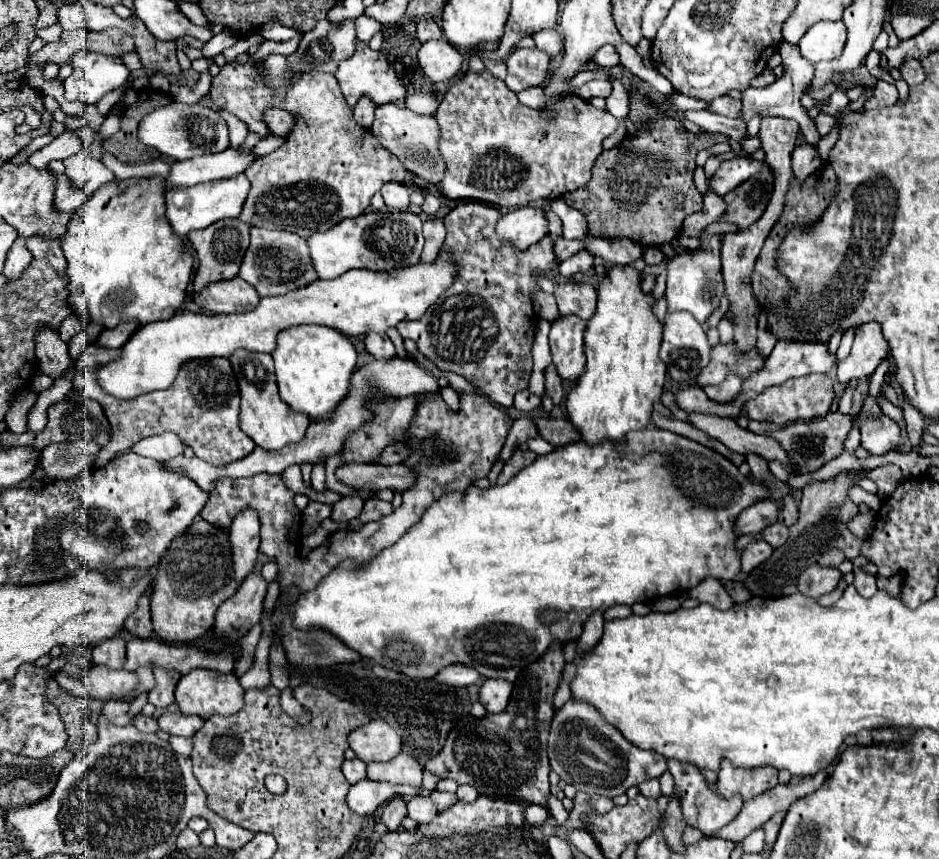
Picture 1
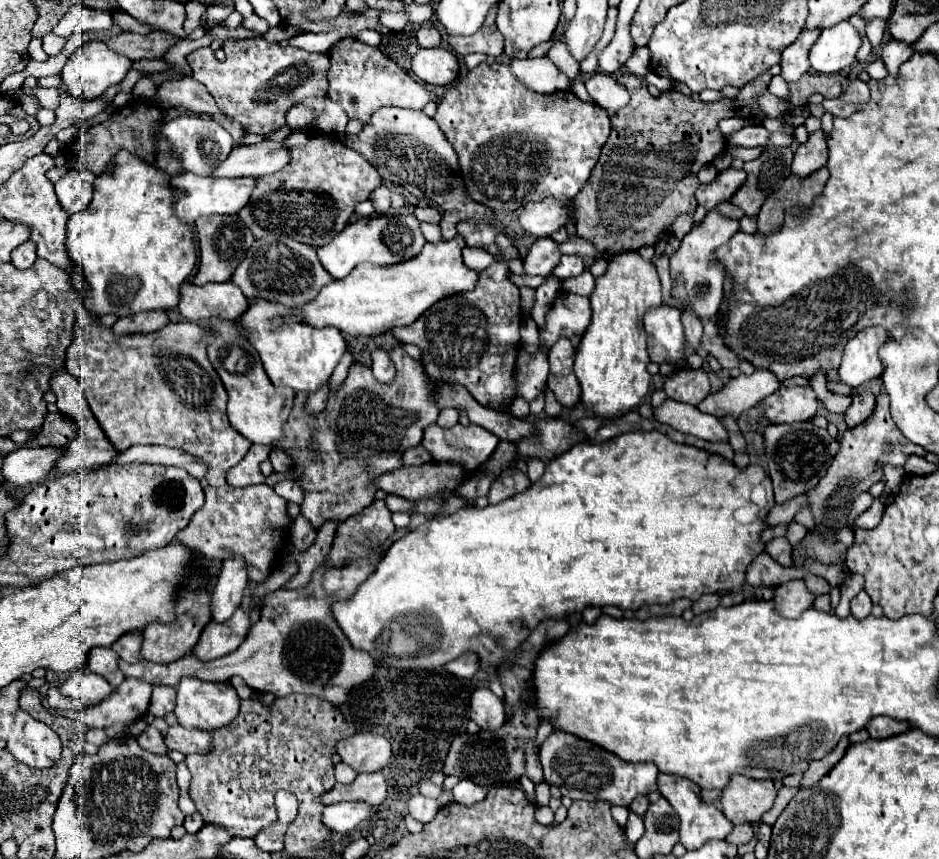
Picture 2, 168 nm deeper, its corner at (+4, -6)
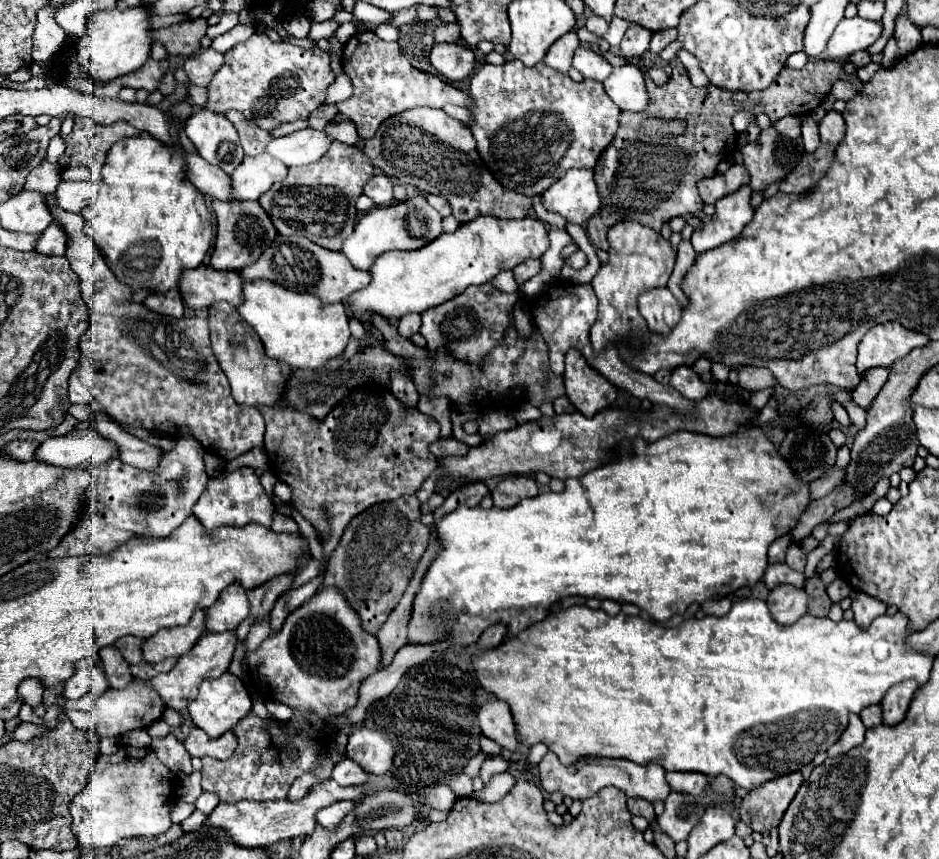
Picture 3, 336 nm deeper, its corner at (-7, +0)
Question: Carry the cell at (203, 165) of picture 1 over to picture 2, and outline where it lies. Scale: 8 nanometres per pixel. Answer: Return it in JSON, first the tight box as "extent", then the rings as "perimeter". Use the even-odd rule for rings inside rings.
{"extent":[213,142,289,178],"perimeter":[[[259,142],[253,146],[235,146],[229,158],[219,164],[213,178],[243,178],[243,176],[265,176],[283,168],[289,160],[289,148],[281,142]]]}

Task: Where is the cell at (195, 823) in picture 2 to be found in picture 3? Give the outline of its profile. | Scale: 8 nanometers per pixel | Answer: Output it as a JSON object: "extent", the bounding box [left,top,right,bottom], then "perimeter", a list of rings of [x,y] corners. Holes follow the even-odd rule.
{"extent":[196,792,218,814],"perimeter":[[[202,792],[202,796],[196,800],[196,808],[200,810],[200,812],[204,812],[204,814],[210,814],[216,806],[218,806],[218,798],[214,796],[214,794],[210,794],[210,792]]]}

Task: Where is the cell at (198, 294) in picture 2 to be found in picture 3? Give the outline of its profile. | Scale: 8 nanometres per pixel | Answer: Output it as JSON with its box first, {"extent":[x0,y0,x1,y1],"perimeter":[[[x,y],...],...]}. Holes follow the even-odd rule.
{"extent":[178,266,242,308],"perimeter":[[[198,266],[184,270],[178,284],[182,300],[194,308],[208,308],[212,302],[226,300],[232,306],[242,304],[242,278],[232,270],[214,270],[212,266]]]}

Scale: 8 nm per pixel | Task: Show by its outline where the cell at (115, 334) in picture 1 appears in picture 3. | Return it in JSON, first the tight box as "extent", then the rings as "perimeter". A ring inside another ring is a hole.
{"extent":[144,290,184,318],"perimeter":[[[170,290],[166,294],[150,294],[144,304],[154,310],[154,312],[160,312],[160,314],[168,314],[168,316],[174,316],[174,318],[182,318],[184,316],[184,304],[182,304],[182,298],[178,294],[178,290]]]}

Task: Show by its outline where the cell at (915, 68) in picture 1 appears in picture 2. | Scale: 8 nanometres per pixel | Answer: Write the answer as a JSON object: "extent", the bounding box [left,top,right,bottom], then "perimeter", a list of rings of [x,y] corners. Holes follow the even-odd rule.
{"extent":[881,40,913,76],"perimeter":[[[889,40],[883,46],[883,54],[881,60],[885,62],[885,68],[891,76],[899,76],[899,66],[909,60],[909,56],[913,54],[913,46],[911,44],[899,44],[897,40]]]}

